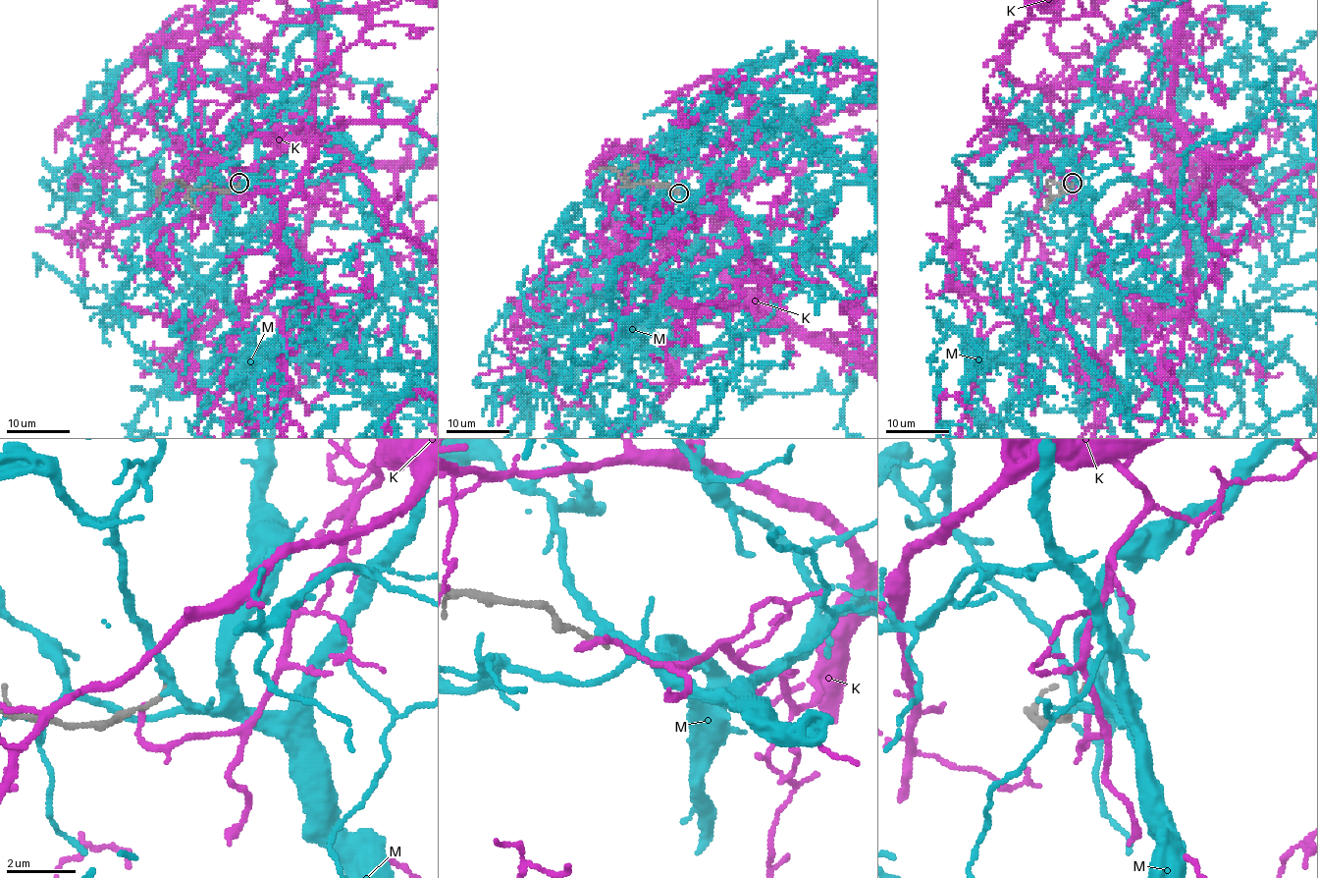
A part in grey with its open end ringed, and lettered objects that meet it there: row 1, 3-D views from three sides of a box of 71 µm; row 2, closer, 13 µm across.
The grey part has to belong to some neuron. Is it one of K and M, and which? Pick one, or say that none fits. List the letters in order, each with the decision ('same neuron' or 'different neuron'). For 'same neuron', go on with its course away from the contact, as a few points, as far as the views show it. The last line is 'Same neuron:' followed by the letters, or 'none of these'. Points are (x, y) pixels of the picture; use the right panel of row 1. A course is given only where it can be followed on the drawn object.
K: different neuron
M: different neuron
Same neuron: none of these

